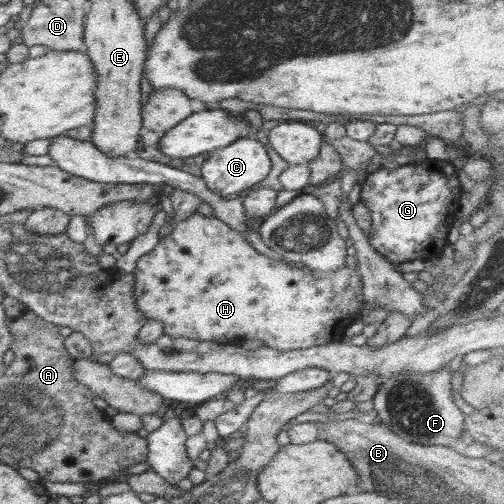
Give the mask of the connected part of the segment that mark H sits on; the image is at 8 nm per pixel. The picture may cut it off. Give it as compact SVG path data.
M201 213L192 214L187 220L178 221L174 224L174 230L168 239L163 239L154 250L144 255L136 262L134 275L134 296L136 296L136 306L142 310L147 320L158 320L162 322L164 335L175 338L187 337L192 341L209 341L217 344L240 344L245 340L260 340L267 348L278 351L294 351L299 349L321 346L324 344L343 342L343 336L347 326L356 321L358 308L364 302L363 281L357 267L344 266L340 270L333 272L318 272L305 268L297 268L294 263L285 264L274 258L264 256L256 251L243 237L241 232L233 230L228 224L221 222L214 216L206 218Z

